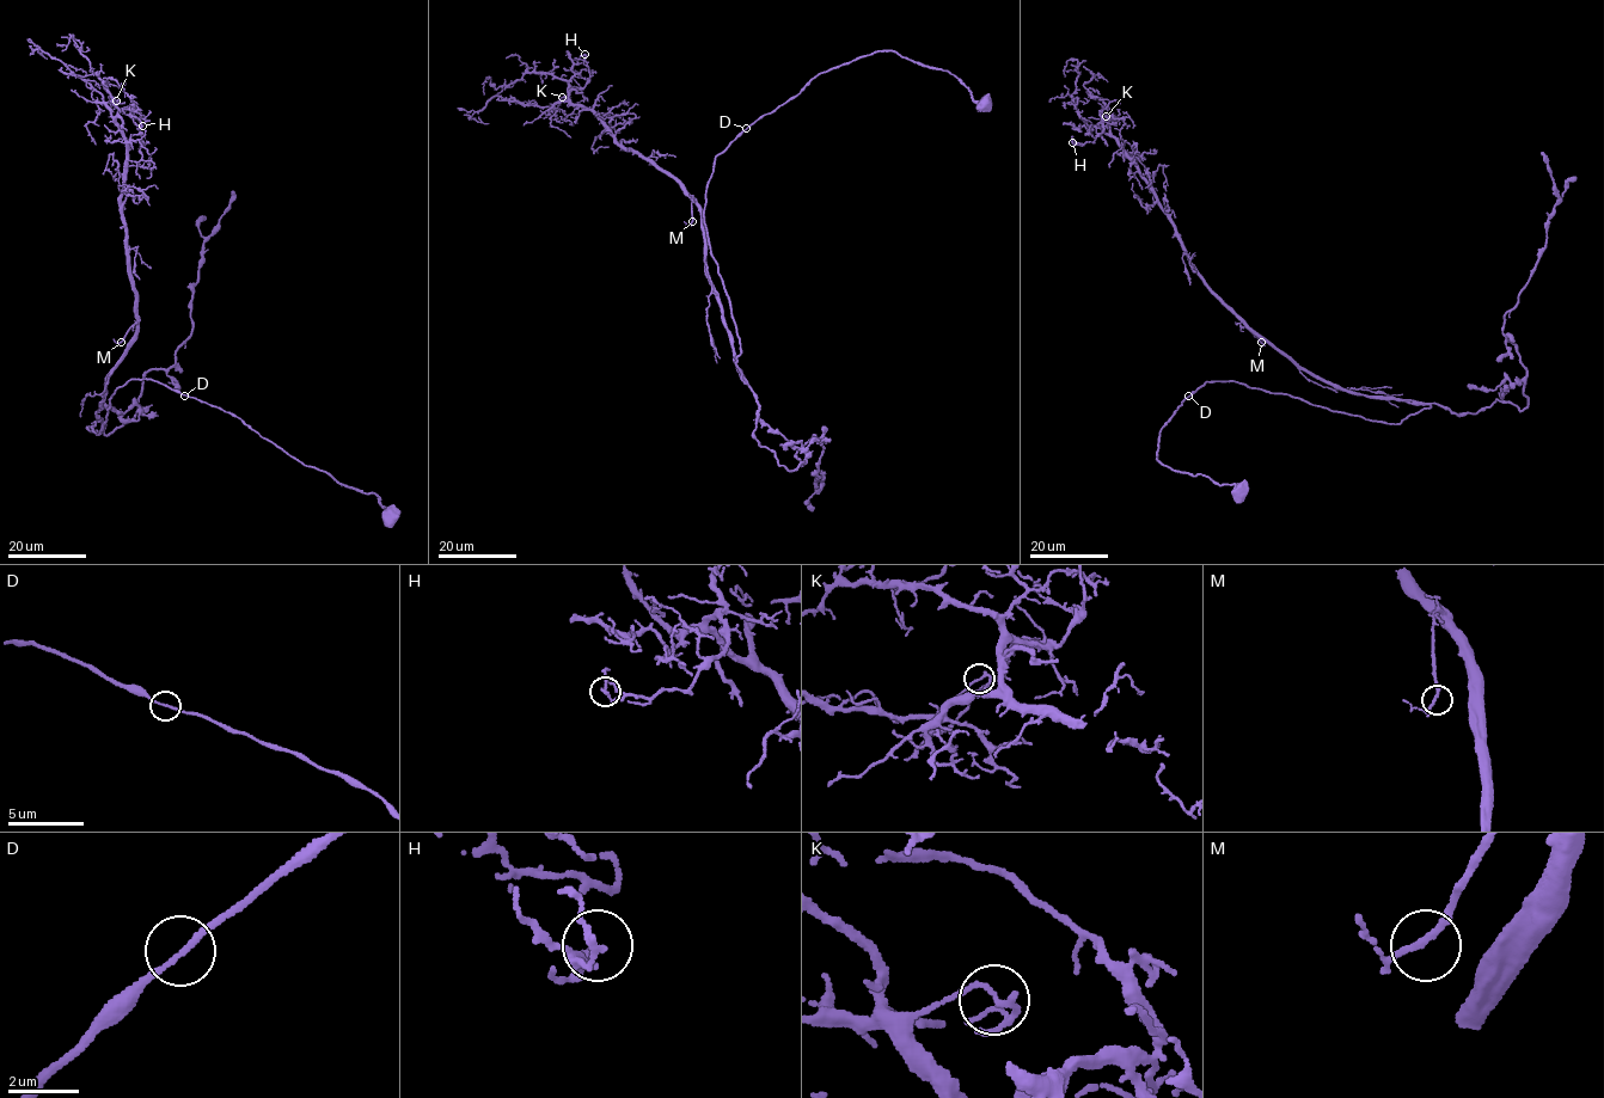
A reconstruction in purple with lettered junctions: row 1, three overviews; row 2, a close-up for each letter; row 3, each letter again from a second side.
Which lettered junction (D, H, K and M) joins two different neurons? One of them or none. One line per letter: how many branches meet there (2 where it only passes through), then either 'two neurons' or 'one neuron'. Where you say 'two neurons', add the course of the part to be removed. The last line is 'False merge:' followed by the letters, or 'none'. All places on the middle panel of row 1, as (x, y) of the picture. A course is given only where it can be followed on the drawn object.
D: 2 branches meet; one neuron
H: 2 branches meet; one neuron
K: 2 branches meet; one neuron
M: 2 branches meet; one neuron
False merge: none

